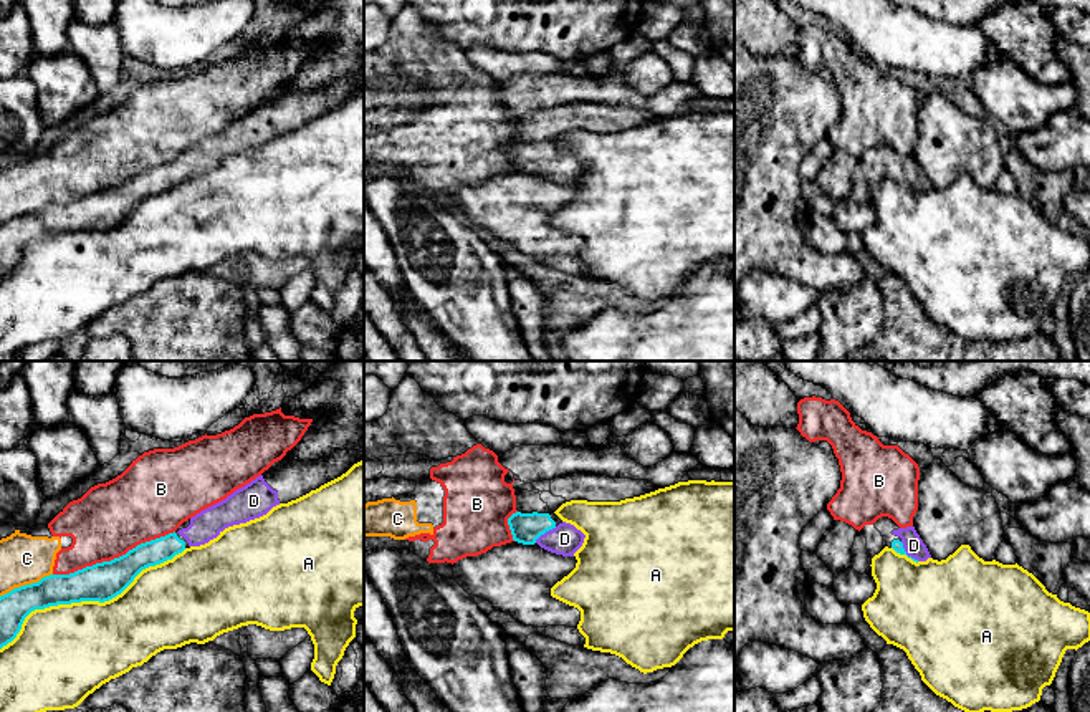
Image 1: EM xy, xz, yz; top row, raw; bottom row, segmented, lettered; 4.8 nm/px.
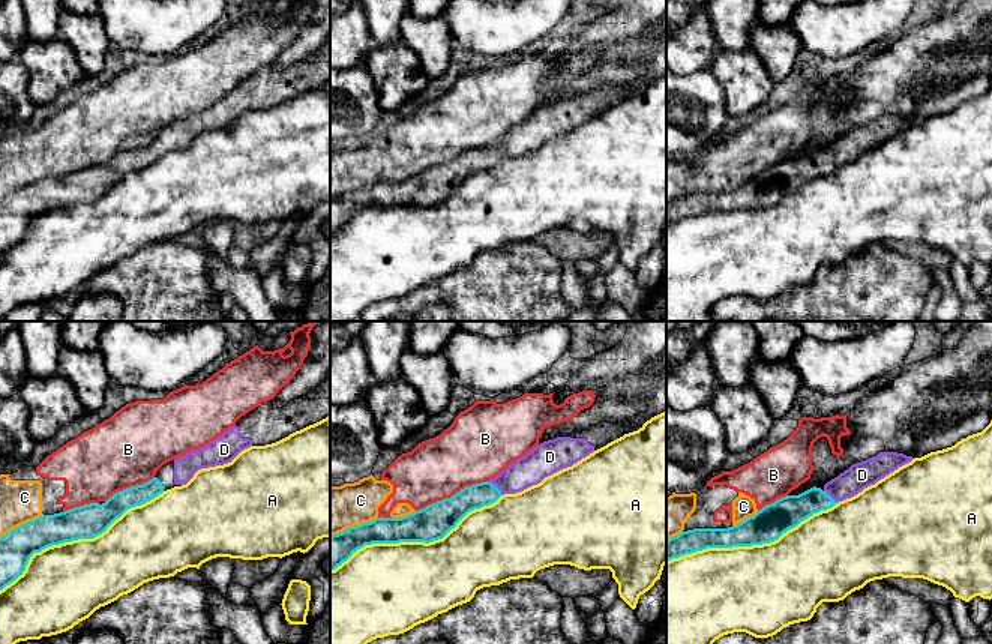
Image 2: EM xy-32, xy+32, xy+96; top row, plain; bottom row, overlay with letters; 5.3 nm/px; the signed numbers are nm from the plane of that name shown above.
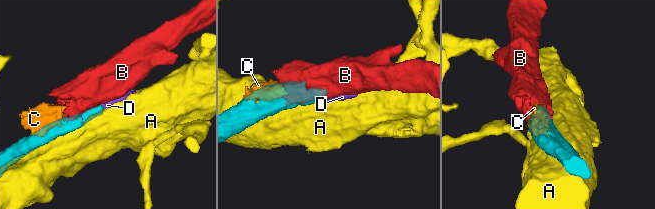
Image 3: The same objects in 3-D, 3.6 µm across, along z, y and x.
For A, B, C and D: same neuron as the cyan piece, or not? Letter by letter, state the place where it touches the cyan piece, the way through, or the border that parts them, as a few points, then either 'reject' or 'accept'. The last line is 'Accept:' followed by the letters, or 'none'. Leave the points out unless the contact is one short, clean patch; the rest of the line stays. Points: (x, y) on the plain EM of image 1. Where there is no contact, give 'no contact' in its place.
A: contact xy (88, 229); reject
B: contact xy (114, 187); reject
C: contact xy (25, 214); reject
D: contact yz (905, 182); way yz (897, 174), (905, 182), (913, 174); accept
Accept: D

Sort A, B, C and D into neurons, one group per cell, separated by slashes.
A / B C / D

